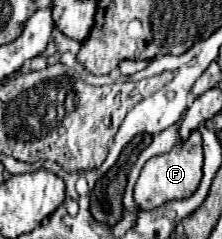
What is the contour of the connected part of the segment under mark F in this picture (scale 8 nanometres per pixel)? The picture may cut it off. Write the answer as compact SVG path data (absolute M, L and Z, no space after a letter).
M194 130L186 142L178 142L170 152L154 156L144 164L140 178L134 186L134 202L140 210L152 210L170 200L188 198L198 188L200 178L202 178L202 138L200 132Z

